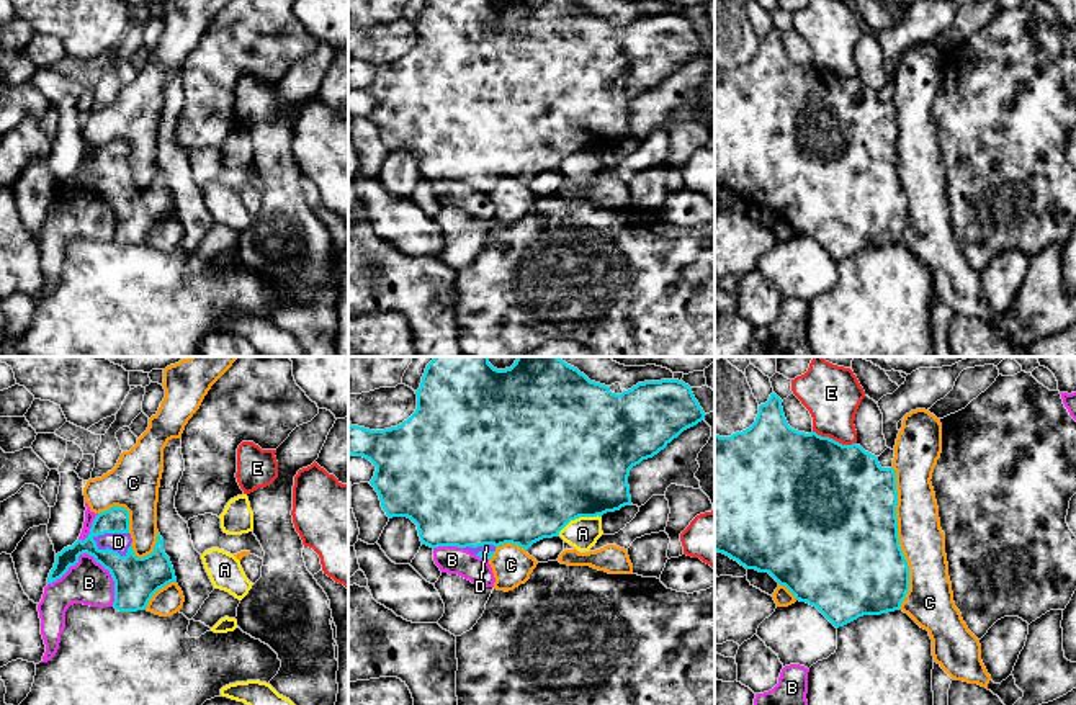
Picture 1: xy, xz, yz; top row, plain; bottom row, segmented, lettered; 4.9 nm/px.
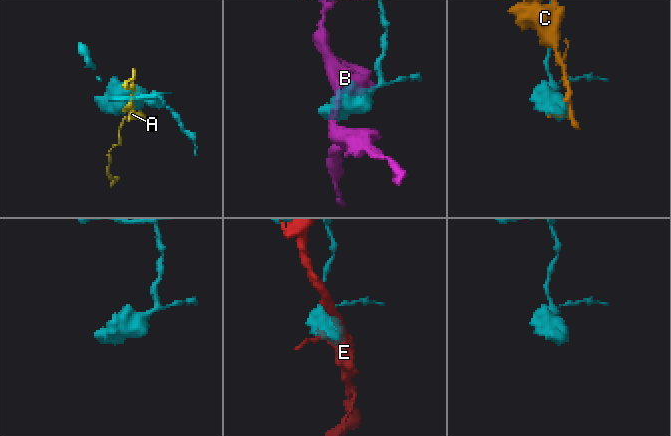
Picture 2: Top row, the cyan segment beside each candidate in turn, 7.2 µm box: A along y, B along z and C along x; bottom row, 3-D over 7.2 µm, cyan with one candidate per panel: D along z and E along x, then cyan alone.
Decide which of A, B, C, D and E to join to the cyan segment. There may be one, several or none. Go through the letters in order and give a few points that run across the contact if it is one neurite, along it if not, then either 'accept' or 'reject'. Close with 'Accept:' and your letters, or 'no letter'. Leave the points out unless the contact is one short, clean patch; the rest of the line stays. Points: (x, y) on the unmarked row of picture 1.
A: reject
B: reject
C: reject
D: accept
E: reject
Accept: D

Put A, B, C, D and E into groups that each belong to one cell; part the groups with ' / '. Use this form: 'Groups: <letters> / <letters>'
Groups: A / B / C / D / E

